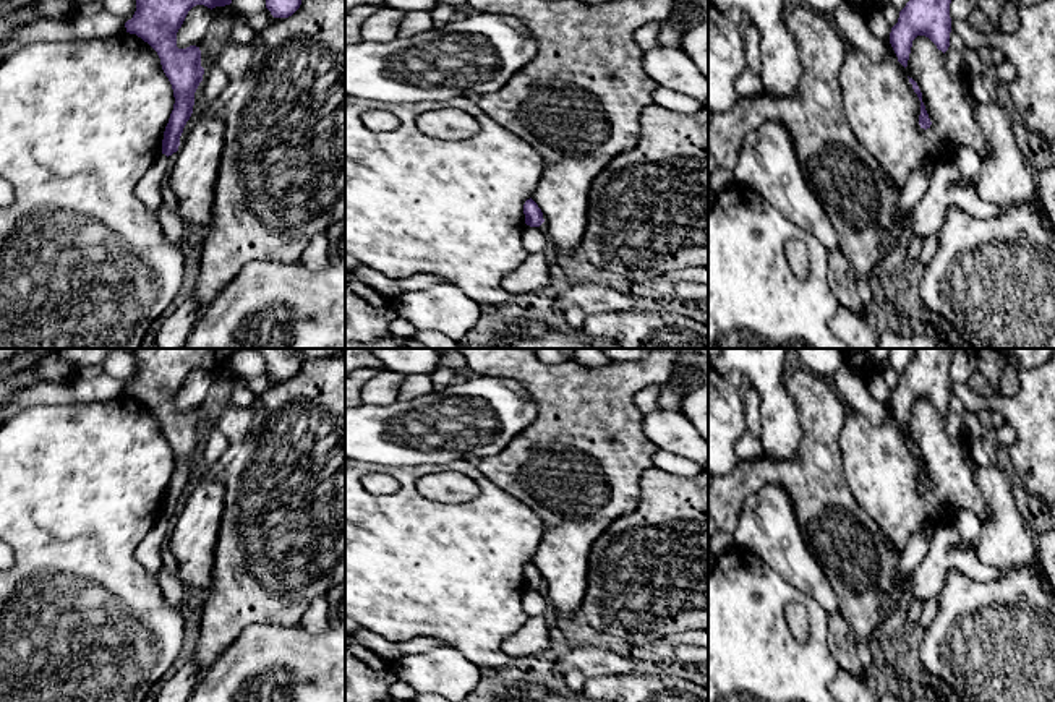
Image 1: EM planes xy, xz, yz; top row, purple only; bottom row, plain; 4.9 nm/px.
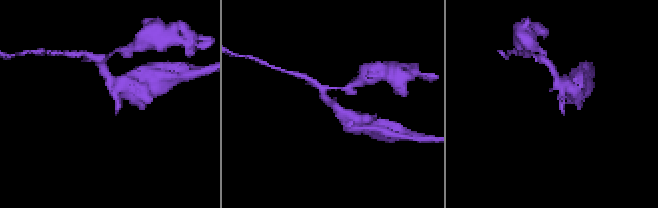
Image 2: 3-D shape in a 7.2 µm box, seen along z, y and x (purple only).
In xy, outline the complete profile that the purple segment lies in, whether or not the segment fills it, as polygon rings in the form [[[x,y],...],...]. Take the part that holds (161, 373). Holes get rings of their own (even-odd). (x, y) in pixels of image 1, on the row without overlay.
[[[135,349],[131,352],[136,363],[136,375],[133,381],[125,386],[126,396],[136,397],[157,415],[162,433],[173,452],[175,467],[162,503],[162,517],[167,520],[178,514],[180,499],[193,477],[194,456],[204,438],[199,410],[190,409],[178,412],[177,396],[193,370],[204,368],[212,373],[216,370],[230,368],[233,355],[238,350],[241,349]]]

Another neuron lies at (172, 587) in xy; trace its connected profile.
[[[162,567],[159,584],[165,601],[173,606],[180,606],[185,593],[185,585],[178,574],[172,574],[167,567]]]

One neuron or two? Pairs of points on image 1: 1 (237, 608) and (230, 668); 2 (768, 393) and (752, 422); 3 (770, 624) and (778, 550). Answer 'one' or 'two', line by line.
1: two
2: two
3: two

